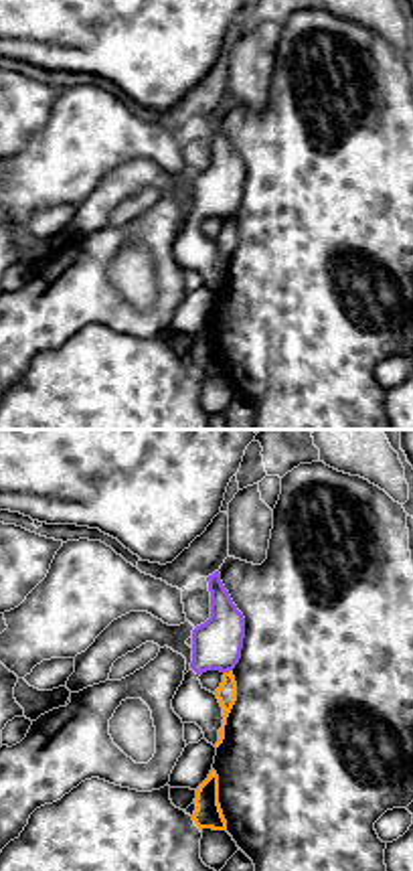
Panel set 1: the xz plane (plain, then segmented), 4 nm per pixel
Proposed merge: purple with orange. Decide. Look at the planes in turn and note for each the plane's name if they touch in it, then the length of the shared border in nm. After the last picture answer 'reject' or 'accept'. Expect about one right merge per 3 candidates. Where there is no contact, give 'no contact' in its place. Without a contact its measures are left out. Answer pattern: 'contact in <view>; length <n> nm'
contact in xz; length 40 nm

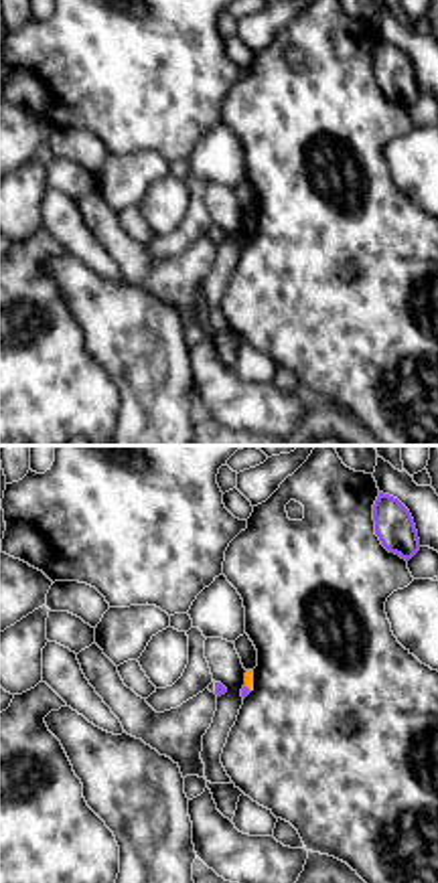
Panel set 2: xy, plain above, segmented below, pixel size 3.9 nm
contact in xy; length 40 nm

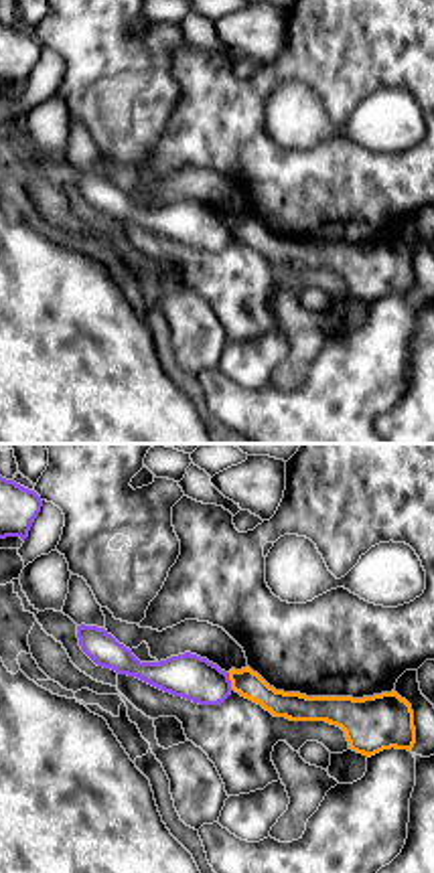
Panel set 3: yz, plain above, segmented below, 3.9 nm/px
contact in yz; length 80 nm

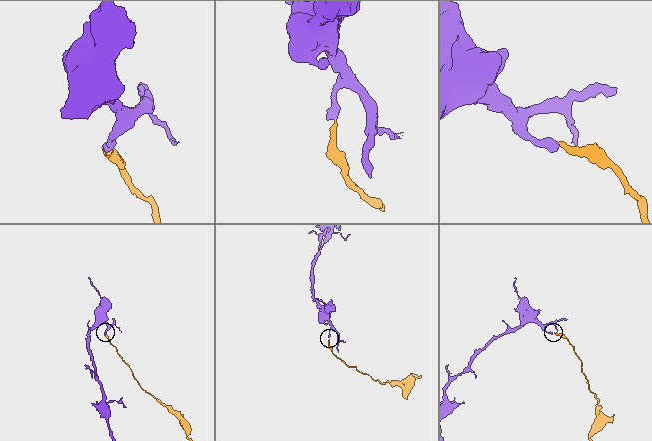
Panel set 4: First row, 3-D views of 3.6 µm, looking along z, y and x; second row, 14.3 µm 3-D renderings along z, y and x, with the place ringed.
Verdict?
reject

